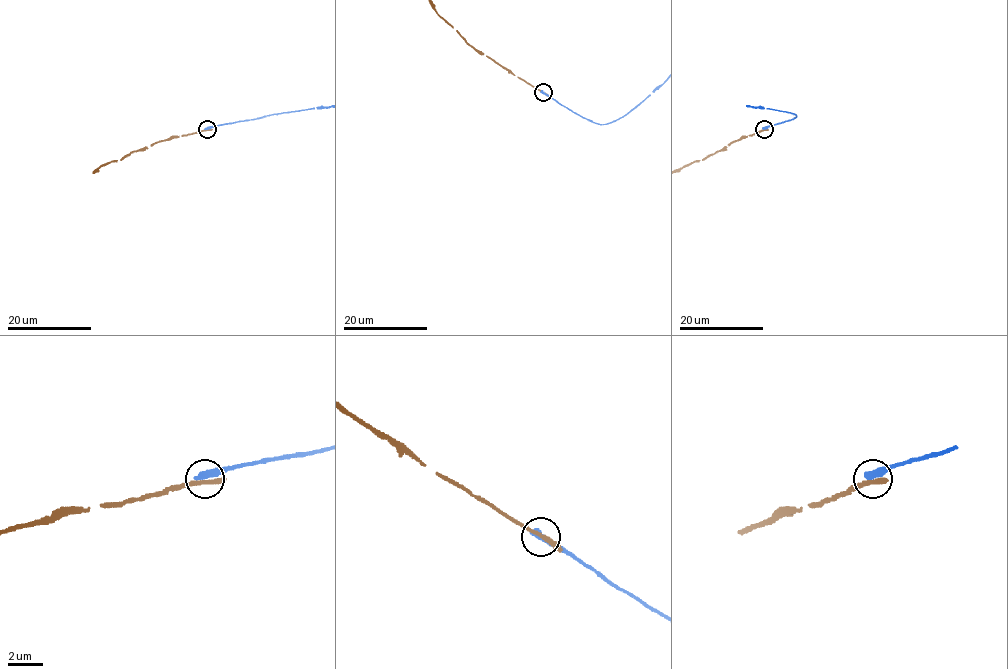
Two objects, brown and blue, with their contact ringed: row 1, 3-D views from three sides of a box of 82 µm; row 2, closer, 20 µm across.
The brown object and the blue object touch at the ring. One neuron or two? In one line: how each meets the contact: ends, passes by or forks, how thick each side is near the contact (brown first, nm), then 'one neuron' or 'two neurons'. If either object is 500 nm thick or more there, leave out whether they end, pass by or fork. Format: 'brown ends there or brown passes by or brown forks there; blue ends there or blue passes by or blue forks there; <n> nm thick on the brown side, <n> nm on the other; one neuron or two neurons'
brown passes by; blue ends there; 200 nm thick on the brown side, 460 nm on the other; two neurons

